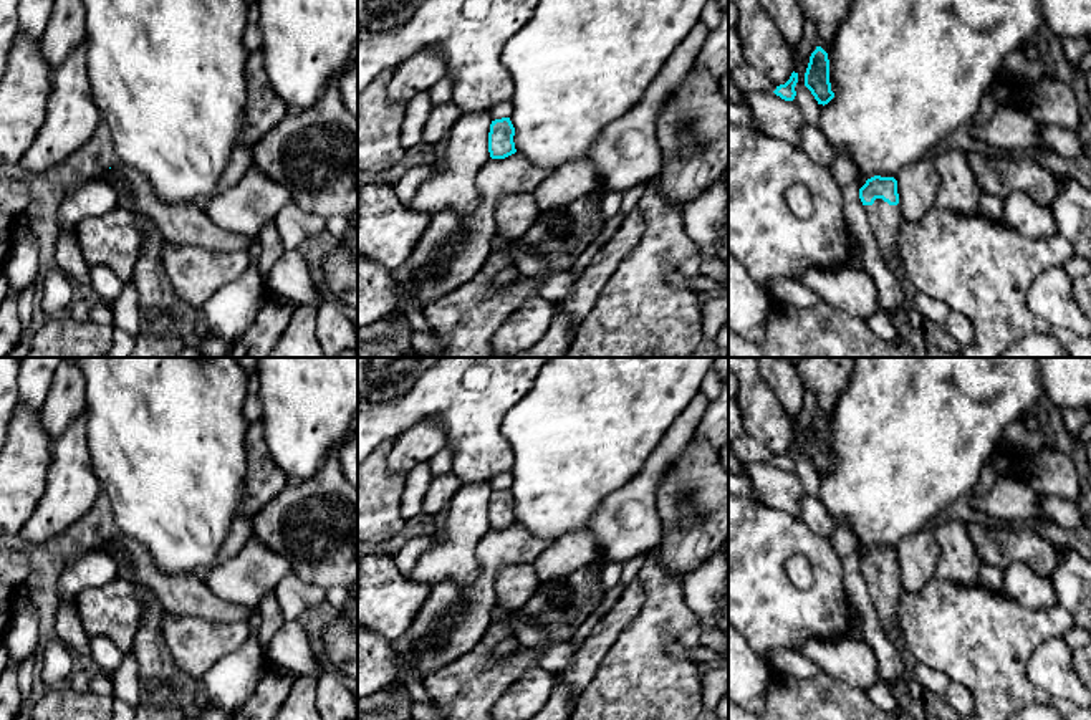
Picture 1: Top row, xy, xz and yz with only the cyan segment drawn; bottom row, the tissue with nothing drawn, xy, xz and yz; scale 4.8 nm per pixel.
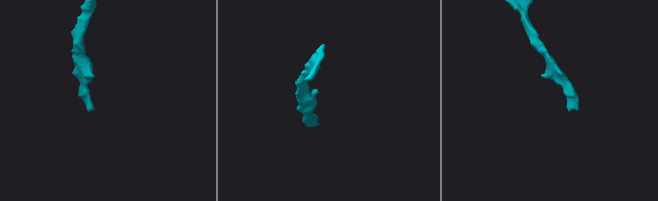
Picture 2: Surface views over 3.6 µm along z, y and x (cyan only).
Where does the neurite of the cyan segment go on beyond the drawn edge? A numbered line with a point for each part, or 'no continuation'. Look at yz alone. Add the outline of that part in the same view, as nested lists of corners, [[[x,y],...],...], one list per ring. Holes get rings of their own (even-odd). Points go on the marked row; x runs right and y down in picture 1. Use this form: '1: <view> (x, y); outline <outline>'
1: yz (884, 219); outline [[[876,199],[872,205],[864,205],[868,222],[877,240],[877,247],[887,263],[889,270],[902,293],[902,305],[911,326],[920,331],[927,343],[934,343],[944,353],[952,358],[960,356],[960,348],[945,331],[944,326],[934,324],[925,319],[914,306],[916,288],[907,281],[904,268],[897,258],[897,228],[902,222],[901,209],[897,205],[889,205],[882,199]]]

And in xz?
no continuation

